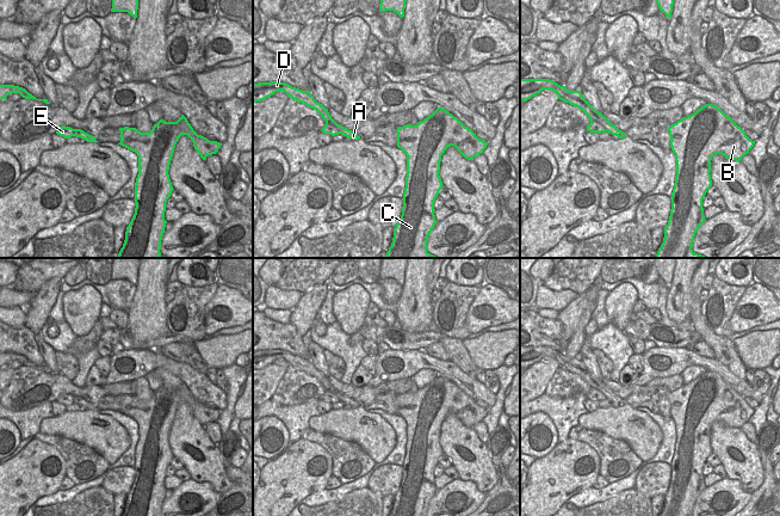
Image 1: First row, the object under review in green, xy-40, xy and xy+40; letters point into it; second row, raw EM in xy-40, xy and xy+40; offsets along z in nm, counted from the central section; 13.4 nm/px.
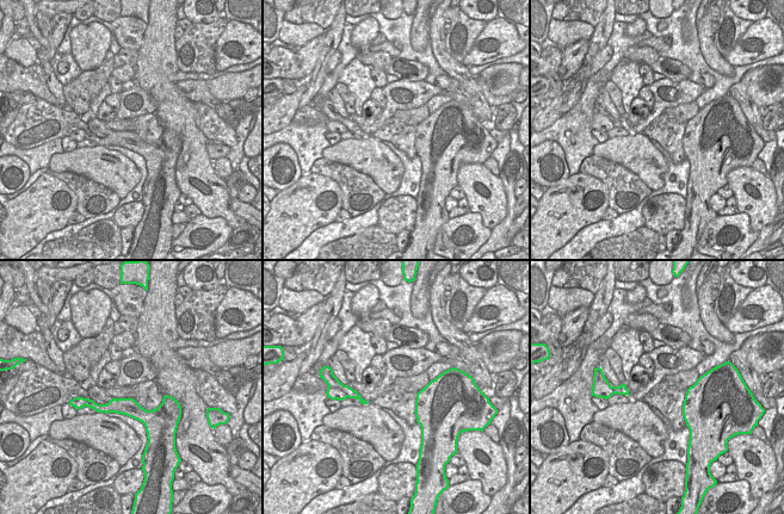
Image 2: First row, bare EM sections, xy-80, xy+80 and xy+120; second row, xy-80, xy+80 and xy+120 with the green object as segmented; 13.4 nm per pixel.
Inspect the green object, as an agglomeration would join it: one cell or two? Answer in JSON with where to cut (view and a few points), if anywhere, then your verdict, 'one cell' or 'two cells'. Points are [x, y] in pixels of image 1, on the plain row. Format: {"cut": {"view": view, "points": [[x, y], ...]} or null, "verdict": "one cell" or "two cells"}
{"cut": {"view": "xy+40", "points": [[590, 387], [594, 387], [606, 398]]}, "verdict": "two cells"}

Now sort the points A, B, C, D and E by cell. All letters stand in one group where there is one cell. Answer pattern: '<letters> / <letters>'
A B C D / E

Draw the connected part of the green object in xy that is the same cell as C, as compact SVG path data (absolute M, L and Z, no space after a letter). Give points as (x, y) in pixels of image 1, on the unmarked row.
M438 375L416 393L397 394L396 400L397 414L407 423L407 444L402 483L394 496L389 516L427 516L428 503L437 491L434 468L444 455L439 443L441 423L450 413L454 413L465 426L473 428L476 423L483 420L488 410L478 406L471 397L442 375Z

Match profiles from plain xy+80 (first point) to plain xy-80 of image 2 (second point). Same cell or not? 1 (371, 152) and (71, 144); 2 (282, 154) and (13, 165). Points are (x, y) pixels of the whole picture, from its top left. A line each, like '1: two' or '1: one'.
1: two
2: one

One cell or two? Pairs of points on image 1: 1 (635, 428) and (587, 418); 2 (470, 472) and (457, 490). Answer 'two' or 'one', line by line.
1: one
2: two

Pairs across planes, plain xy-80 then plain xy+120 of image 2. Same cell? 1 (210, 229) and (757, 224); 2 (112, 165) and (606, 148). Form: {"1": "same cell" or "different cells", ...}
{"1": "different cells", "2": "same cell"}

